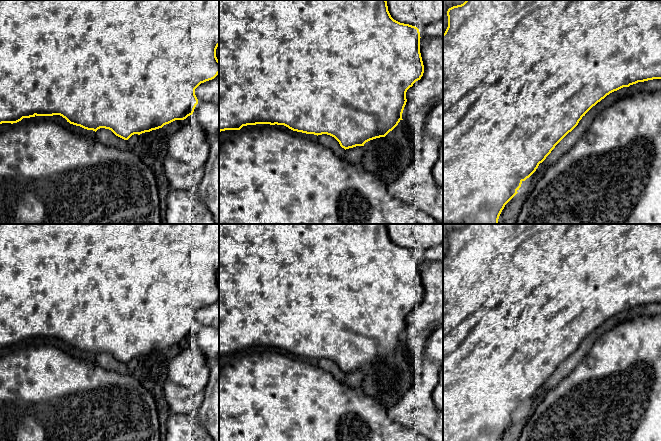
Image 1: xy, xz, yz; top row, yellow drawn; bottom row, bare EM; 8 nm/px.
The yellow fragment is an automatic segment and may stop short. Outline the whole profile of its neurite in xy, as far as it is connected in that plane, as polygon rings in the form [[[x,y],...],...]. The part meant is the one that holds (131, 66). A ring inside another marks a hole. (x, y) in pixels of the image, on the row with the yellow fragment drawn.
[[[0,0],[0,124],[17,123],[23,118],[60,115],[70,124],[87,130],[100,128],[111,130],[116,136],[128,140],[134,134],[142,134],[162,128],[175,120],[184,120],[192,115],[198,99],[195,89],[219,74],[219,60],[216,49],[219,46],[219,0]]]

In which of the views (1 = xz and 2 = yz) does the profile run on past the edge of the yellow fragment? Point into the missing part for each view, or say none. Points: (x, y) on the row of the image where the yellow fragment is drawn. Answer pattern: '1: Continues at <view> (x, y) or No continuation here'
1: No continuation here
2: No continuation here

